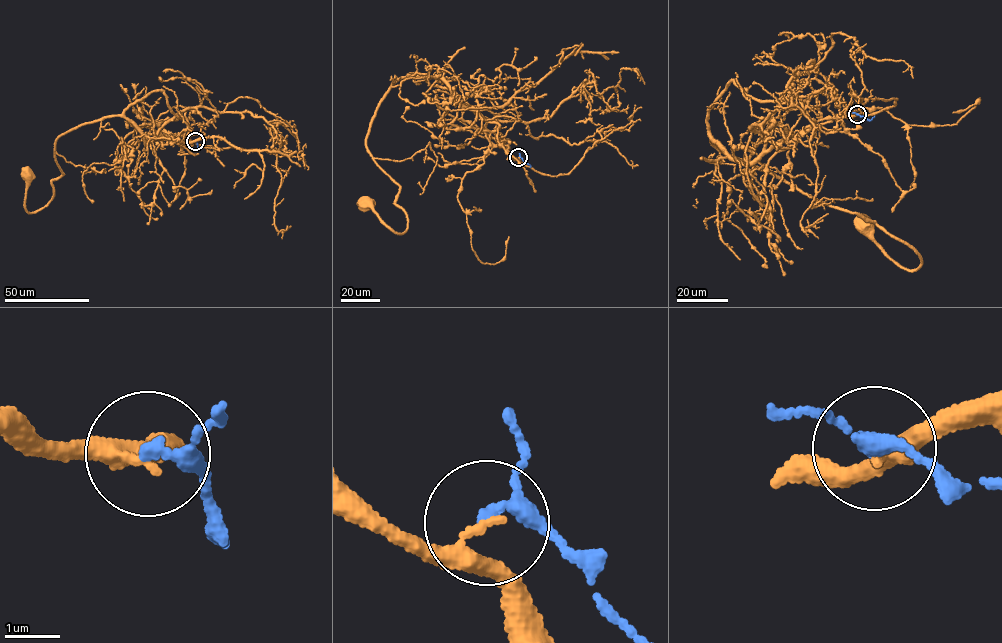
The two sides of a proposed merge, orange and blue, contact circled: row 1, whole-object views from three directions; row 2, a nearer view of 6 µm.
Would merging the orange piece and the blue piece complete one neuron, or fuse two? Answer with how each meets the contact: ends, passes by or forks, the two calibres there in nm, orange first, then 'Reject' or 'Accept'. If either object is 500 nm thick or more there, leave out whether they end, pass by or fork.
At the ring orange passes by. At the ring blue passes by. Thickness 130 nm (orange) against 220 nm. Reject

